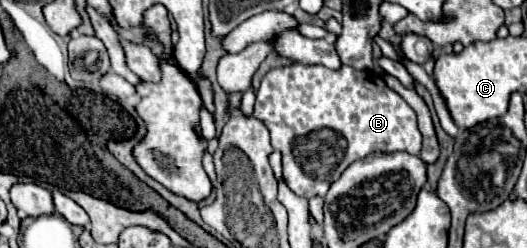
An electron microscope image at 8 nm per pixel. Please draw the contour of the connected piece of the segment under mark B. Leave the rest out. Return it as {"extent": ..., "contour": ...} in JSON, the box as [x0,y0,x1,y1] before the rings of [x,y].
{"extent":[253,64,421,200],"contour":[[[291,64],[269,70],[257,90],[253,116],[267,126],[271,146],[283,156],[283,180],[295,194],[307,200],[313,196],[325,196],[329,186],[343,174],[347,166],[371,152],[403,150],[417,156],[421,150],[421,132],[417,130],[417,118],[411,106],[397,92],[393,92],[379,74],[355,70],[351,66],[329,70],[317,64]]]}

